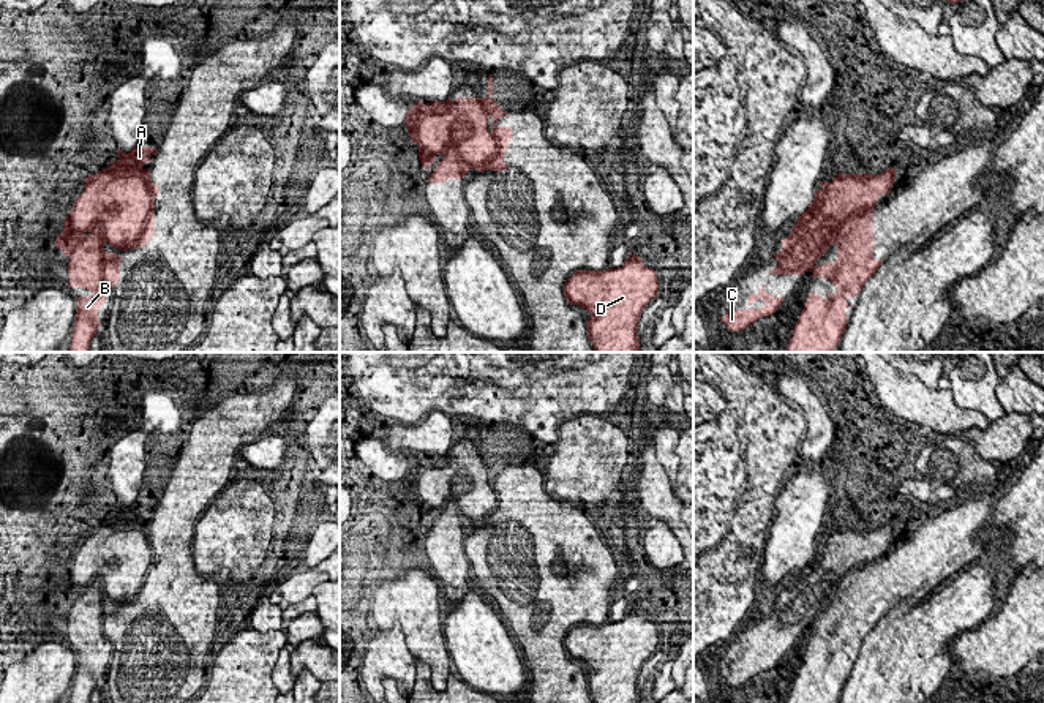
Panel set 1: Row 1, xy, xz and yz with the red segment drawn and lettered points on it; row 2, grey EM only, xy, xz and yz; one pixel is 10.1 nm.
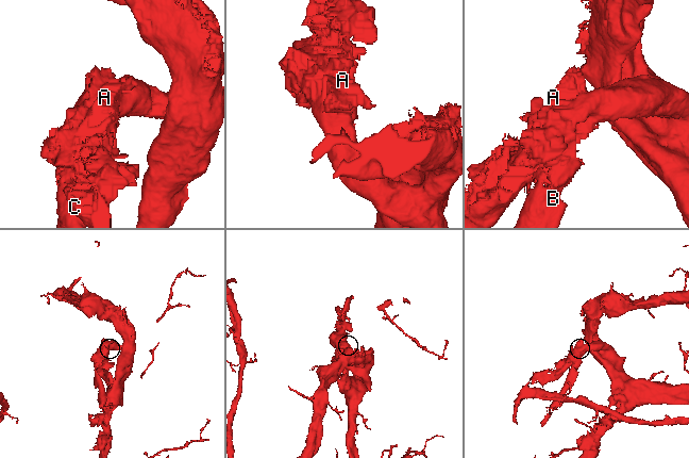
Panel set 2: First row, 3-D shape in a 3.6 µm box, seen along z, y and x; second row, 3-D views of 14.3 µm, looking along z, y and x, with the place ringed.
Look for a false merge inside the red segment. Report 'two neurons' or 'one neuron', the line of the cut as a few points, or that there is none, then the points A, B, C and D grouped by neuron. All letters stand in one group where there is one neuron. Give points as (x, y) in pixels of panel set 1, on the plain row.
two neurons; cut yz (877, 553), (863, 561), (837, 586); groups A C D / B

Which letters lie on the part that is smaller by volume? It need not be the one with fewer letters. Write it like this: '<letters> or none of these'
B

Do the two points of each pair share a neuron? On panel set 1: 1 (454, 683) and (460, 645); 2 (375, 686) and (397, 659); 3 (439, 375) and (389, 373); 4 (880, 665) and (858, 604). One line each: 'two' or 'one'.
1: two
2: one
3: one
4: two

